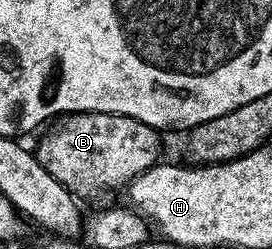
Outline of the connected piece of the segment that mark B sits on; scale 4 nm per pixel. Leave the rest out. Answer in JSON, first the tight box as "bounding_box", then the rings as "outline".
{"bounding_box":[35,112,162,201],"outline":[[[75,112],[60,117],[53,126],[53,132],[35,147],[37,161],[55,182],[63,182],[67,191],[82,201],[128,189],[136,176],[162,159],[158,129],[123,114]]]}

